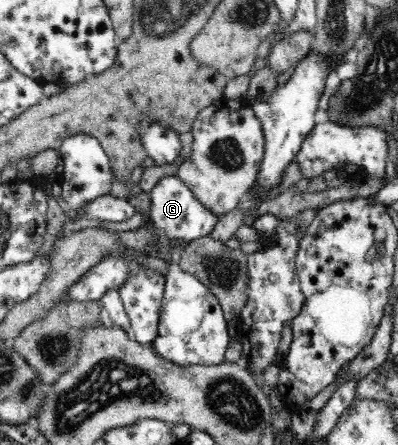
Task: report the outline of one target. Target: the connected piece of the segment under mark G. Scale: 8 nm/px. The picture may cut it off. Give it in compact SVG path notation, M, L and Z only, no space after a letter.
M163 177L150 191L152 206L148 215L145 215L145 223L157 224L161 232L168 237L182 237L182 239L195 239L205 236L209 232L218 217L201 208L201 204L191 197L190 190L176 177Z

